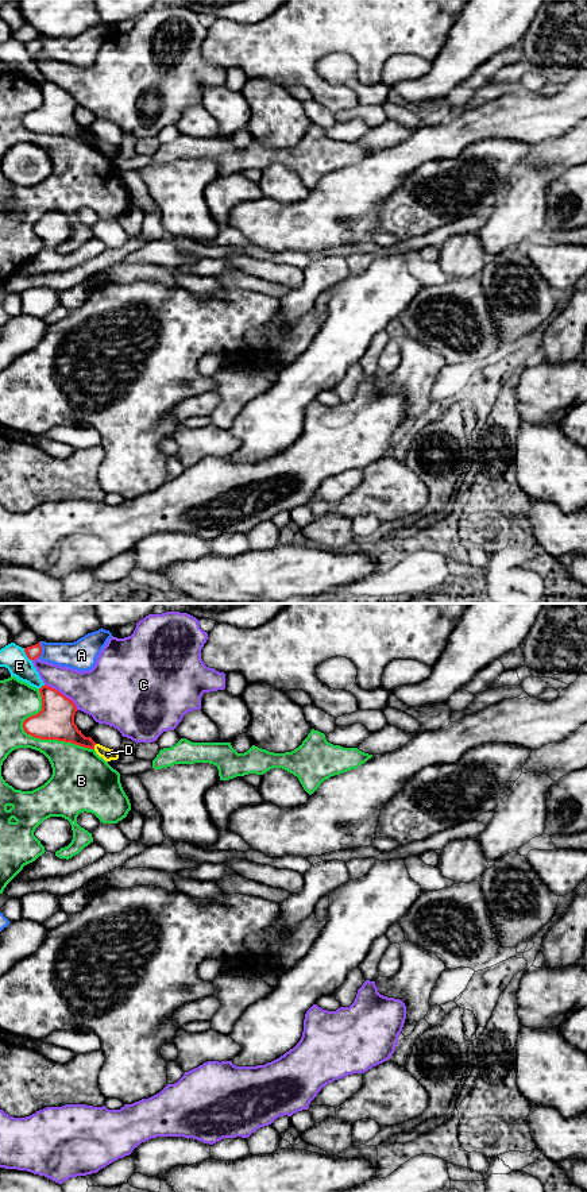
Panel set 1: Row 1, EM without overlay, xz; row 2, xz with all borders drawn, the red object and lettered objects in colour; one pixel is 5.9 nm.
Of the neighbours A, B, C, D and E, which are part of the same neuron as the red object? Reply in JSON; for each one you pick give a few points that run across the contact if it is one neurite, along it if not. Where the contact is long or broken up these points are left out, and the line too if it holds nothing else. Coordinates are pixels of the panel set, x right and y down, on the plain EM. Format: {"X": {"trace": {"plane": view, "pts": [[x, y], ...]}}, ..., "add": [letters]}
{"add": []}

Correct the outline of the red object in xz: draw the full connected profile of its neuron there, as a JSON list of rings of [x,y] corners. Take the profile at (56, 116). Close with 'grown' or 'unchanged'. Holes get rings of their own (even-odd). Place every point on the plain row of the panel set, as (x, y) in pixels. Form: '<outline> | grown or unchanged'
[[[46,80],[39,88],[42,105],[24,115],[24,127],[35,134],[58,135],[94,144],[96,138],[92,132],[85,132],[74,119],[77,107],[74,97]]] | unchanged

